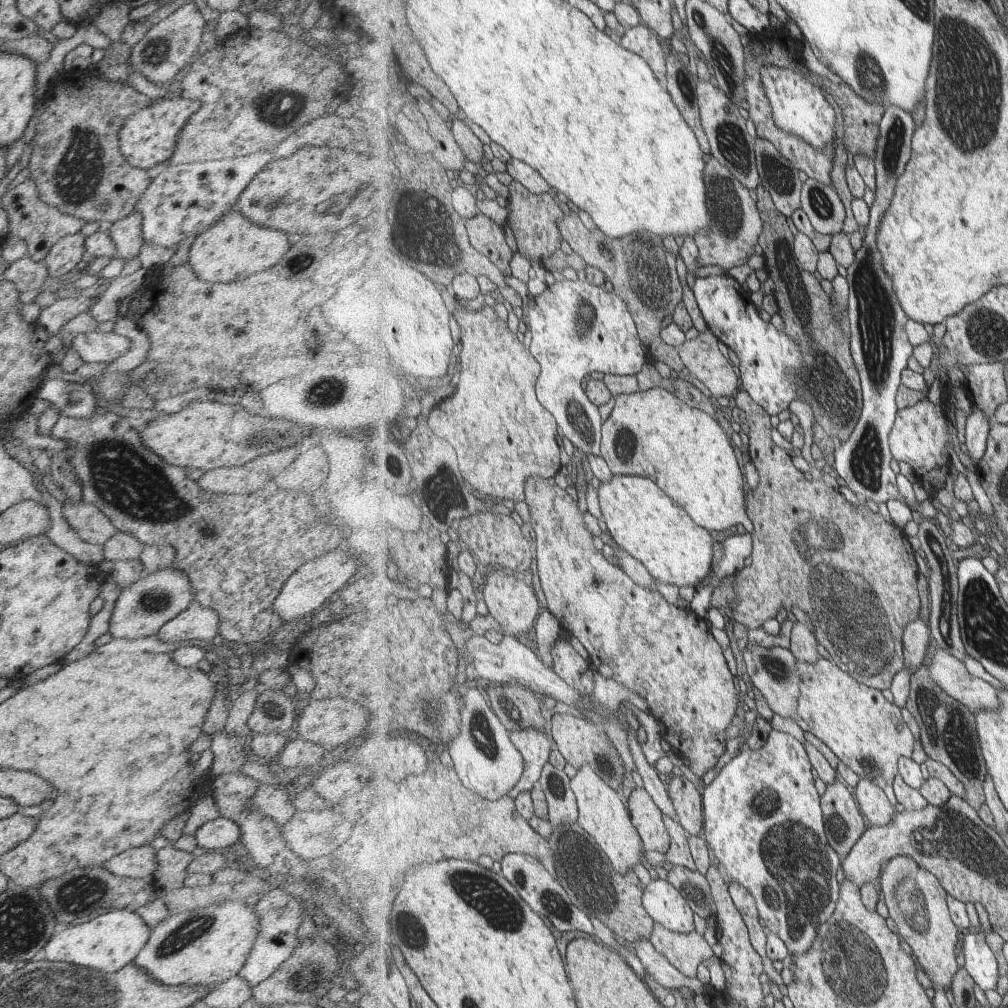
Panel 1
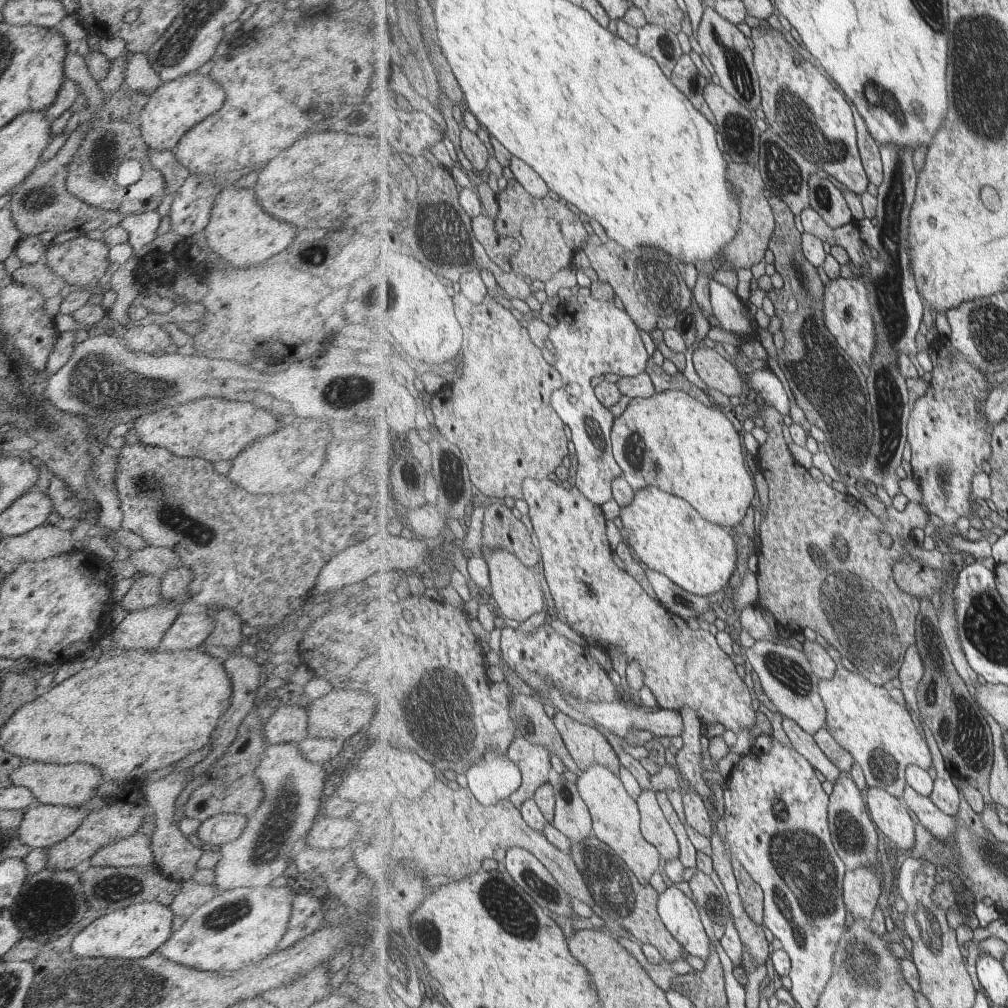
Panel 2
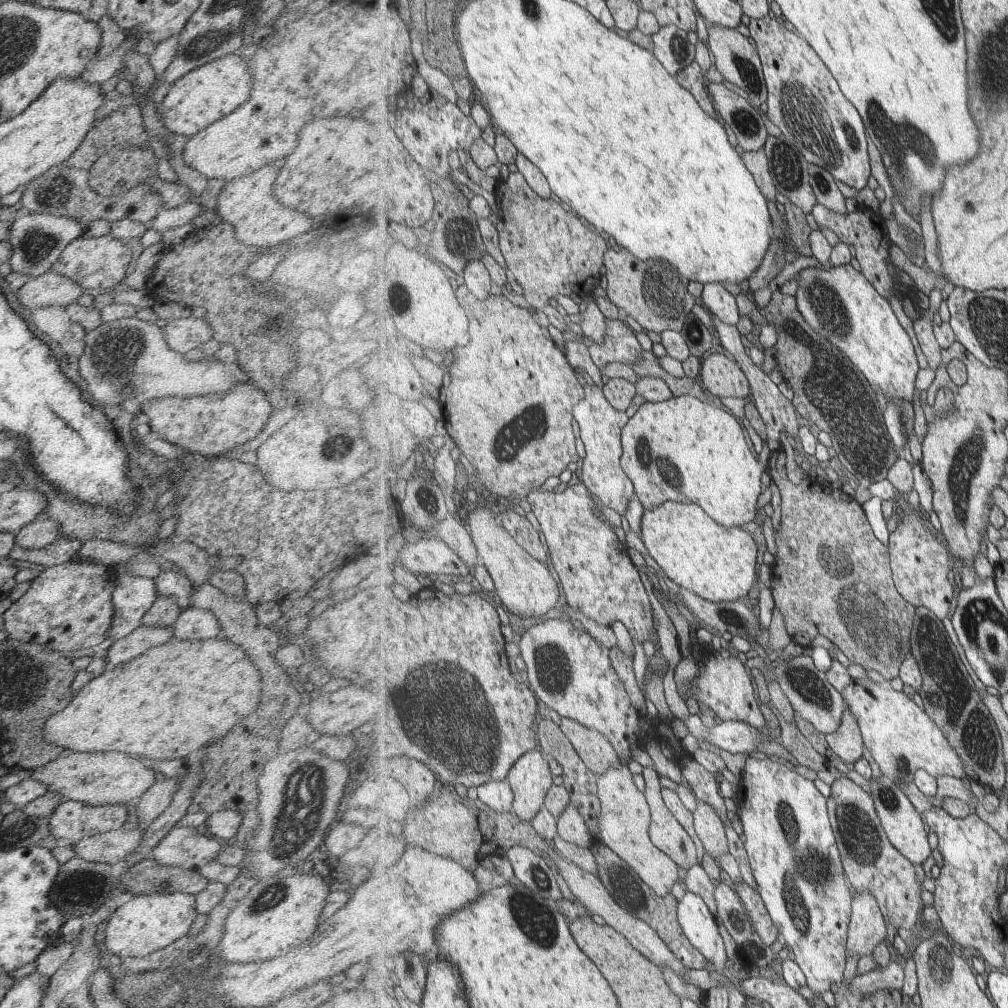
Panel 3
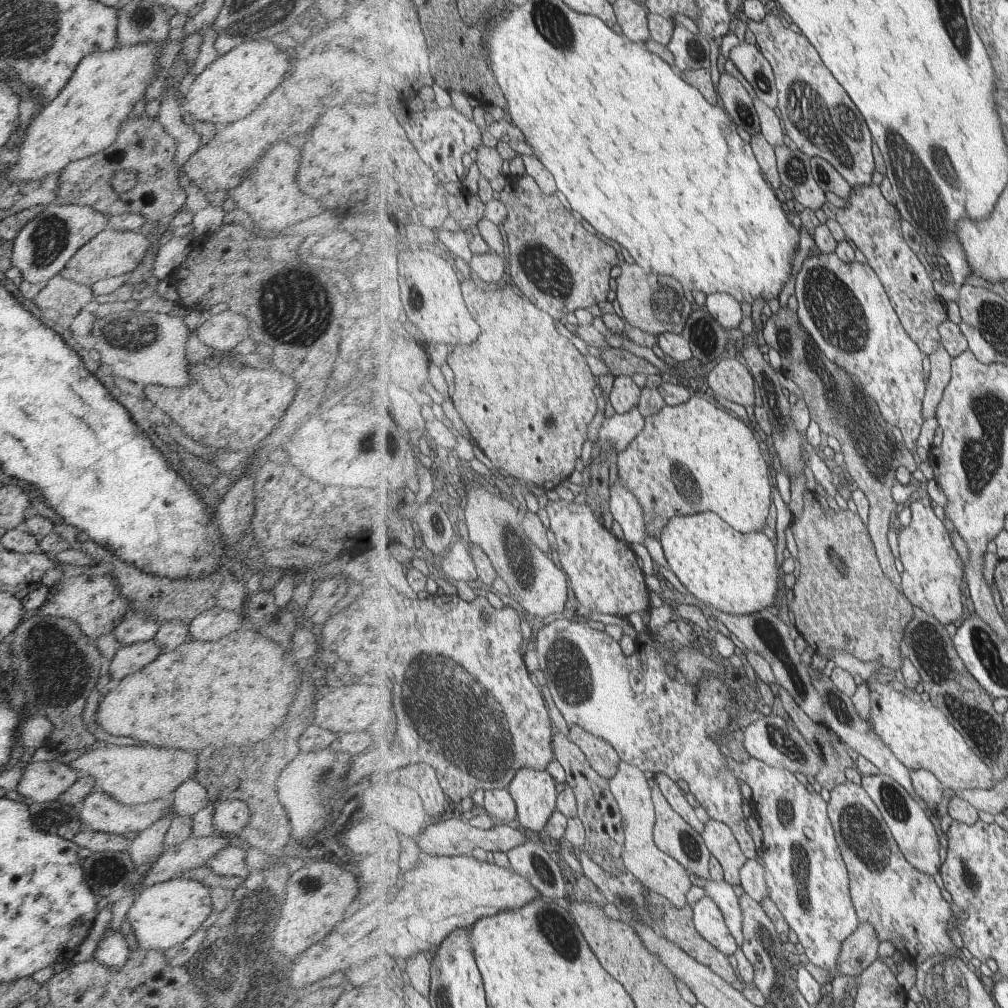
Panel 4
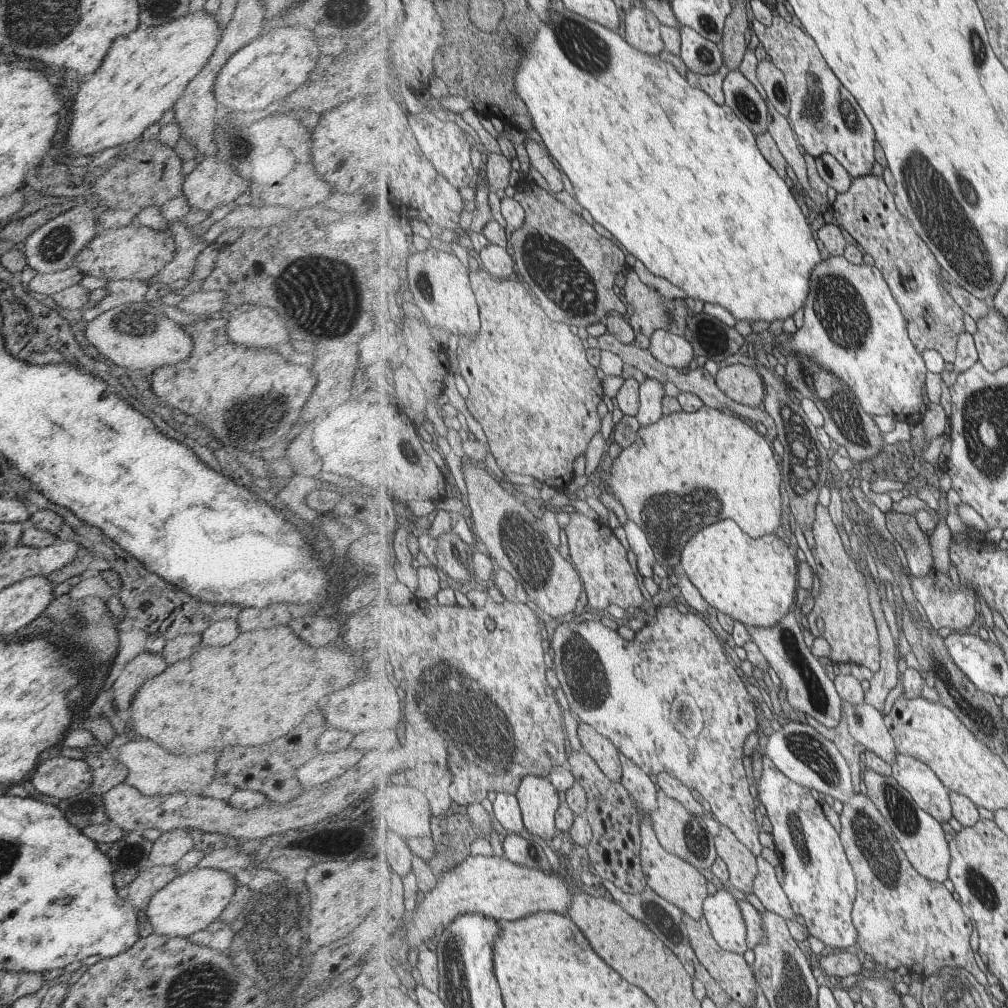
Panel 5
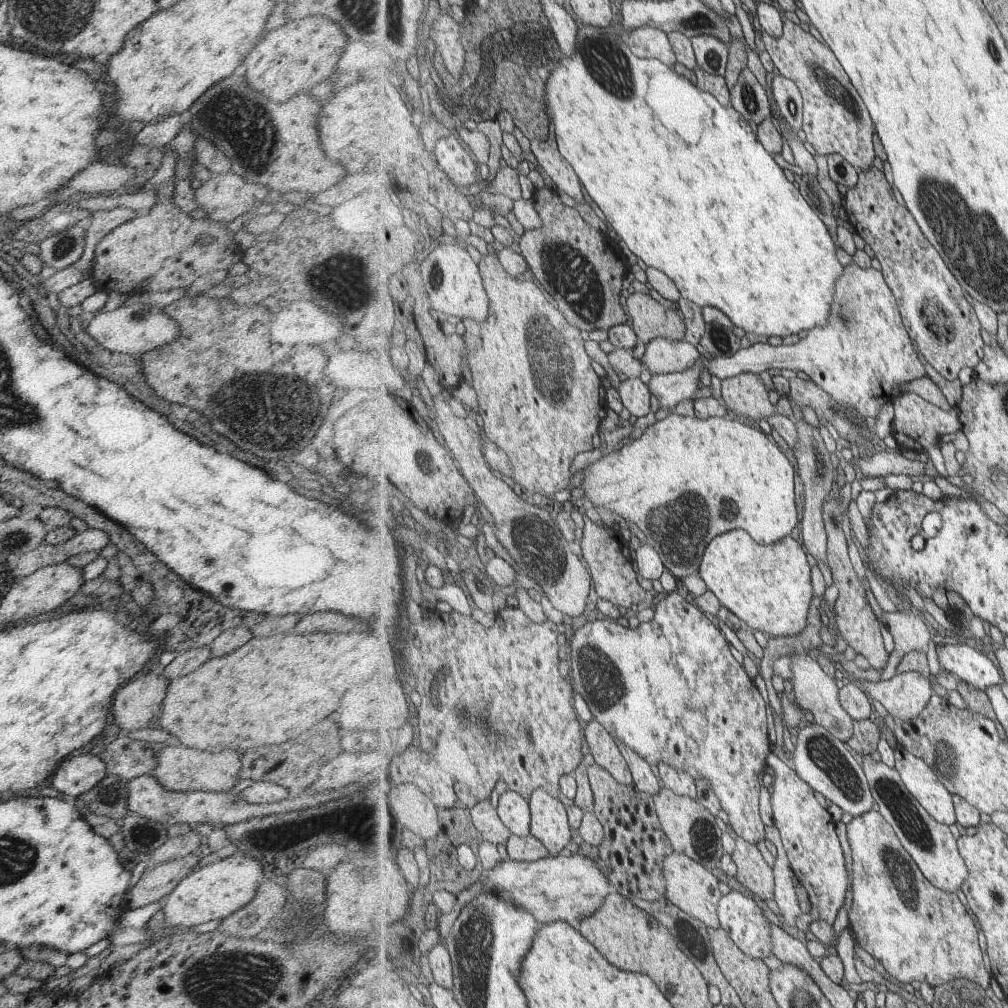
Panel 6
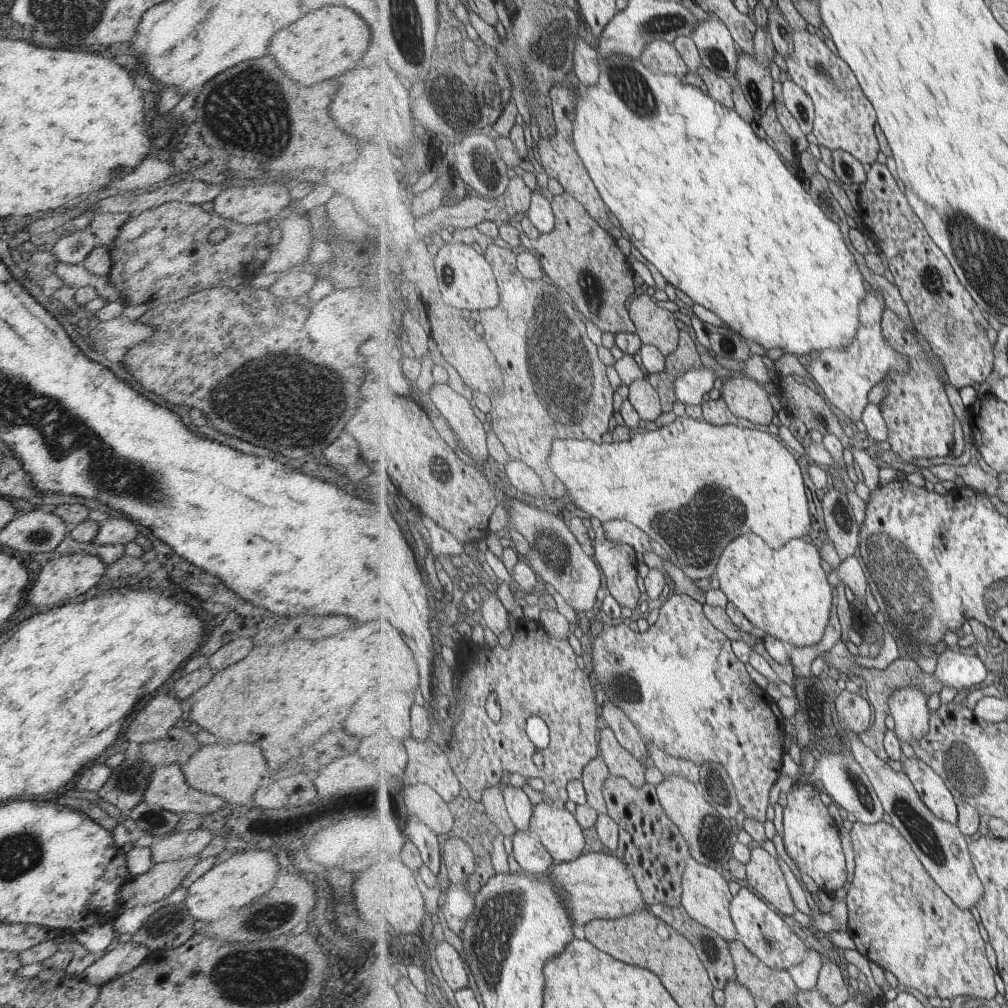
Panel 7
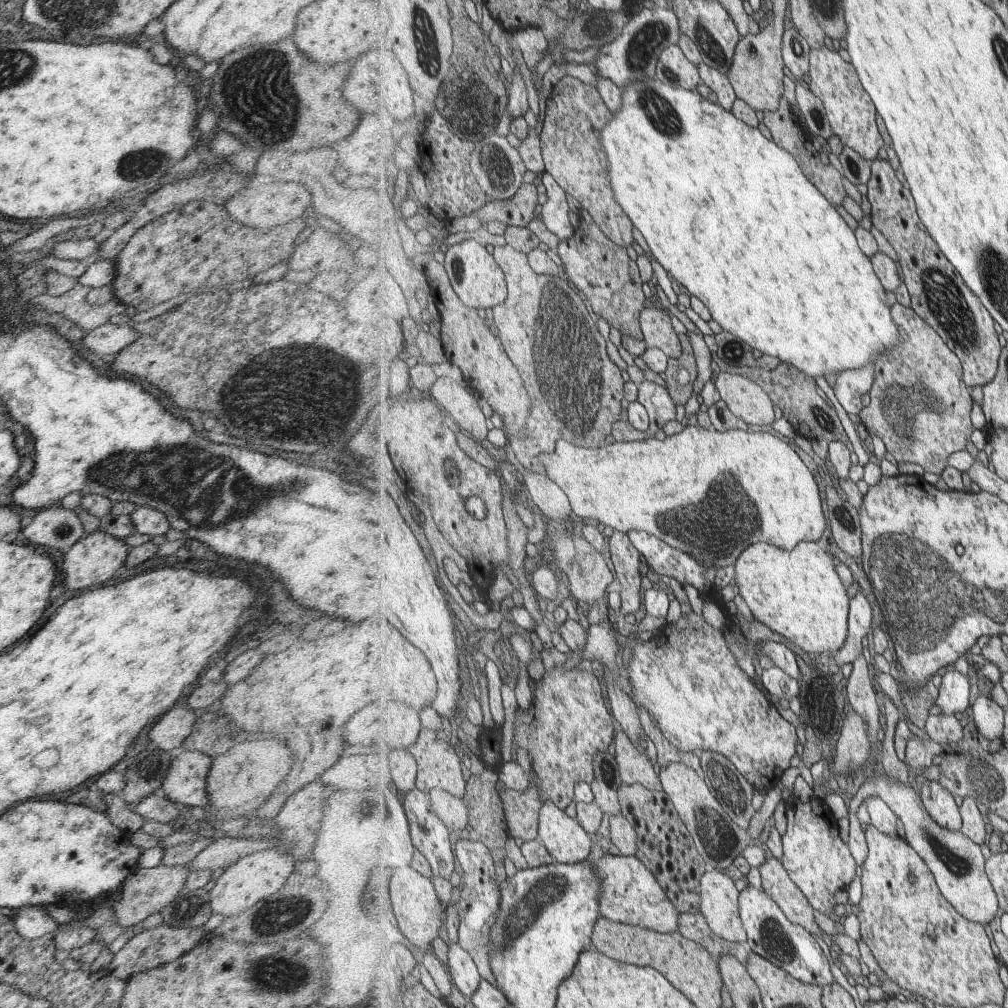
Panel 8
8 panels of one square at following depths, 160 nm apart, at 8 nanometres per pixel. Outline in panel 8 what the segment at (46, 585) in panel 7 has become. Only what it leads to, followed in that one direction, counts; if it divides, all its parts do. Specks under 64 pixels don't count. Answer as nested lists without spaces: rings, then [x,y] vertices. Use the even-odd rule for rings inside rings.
[[[99,528],[90,534],[79,539],[65,554],[62,566],[58,566],[58,576],[62,576],[61,581],[64,586],[71,590],[87,590],[91,586],[109,581],[117,571],[120,571],[126,559],[129,547],[123,539],[110,535]],[[62,567],[62,570],[61,570]],[[64,577],[64,578],[63,578]]]

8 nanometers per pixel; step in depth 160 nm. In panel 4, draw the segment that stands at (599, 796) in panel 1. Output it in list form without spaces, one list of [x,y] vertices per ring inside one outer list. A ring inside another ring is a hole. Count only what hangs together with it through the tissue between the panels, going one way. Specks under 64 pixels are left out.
[[[624,761],[620,764],[617,775],[609,779],[611,792],[619,804],[623,826],[625,826],[625,850],[623,850],[622,858],[625,858],[623,862],[626,869],[637,876],[647,889],[665,897],[673,906],[681,909],[687,904],[687,894],[693,888],[693,882],[687,868],[669,854],[662,852],[655,843],[655,806],[653,806],[649,781],[637,766],[631,766]]]

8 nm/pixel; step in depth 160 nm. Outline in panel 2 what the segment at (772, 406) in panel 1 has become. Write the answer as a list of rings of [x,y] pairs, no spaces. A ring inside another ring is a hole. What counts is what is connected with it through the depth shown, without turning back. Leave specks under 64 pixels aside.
[[[709,280],[711,306],[713,306],[714,324],[720,328],[746,336],[747,340],[753,337],[753,326],[749,322],[749,312],[746,304],[739,300],[735,292],[727,286],[719,284],[717,280]],[[769,368],[761,372],[756,370],[755,372],[747,371],[747,373],[747,383],[752,393],[763,396],[773,408],[777,408],[783,414],[791,410],[790,395],[787,394],[783,382]]]

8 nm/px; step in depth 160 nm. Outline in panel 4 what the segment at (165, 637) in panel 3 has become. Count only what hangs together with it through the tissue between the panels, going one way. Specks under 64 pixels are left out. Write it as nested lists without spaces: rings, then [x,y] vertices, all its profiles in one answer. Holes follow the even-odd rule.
[[[152,640],[124,645],[108,662],[108,672],[115,680],[121,680],[123,676],[141,670],[145,664],[155,660],[157,654],[159,654],[159,647]]]

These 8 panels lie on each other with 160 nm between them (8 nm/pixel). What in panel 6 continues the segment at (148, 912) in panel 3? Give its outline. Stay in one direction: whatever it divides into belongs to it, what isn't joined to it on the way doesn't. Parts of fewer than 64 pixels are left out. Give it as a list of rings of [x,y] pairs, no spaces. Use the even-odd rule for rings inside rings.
[[[239,852],[222,854],[214,863],[209,863],[180,880],[165,896],[161,908],[164,920],[167,925],[182,931],[209,920],[221,920],[245,906],[255,896],[256,888],[265,877],[258,860]]]

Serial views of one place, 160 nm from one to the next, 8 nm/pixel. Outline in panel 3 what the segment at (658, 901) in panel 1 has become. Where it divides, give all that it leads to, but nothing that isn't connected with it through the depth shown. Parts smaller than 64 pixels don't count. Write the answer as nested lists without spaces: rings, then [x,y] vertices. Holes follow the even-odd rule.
[[[687,891],[679,900],[678,919],[689,940],[714,964],[715,971],[728,974],[727,950],[719,932],[719,921],[702,896]]]

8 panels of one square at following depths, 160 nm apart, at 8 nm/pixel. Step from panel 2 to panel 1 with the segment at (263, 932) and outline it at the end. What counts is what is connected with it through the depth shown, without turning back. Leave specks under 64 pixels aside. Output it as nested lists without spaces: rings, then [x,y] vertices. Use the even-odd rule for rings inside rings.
[[[242,900],[221,901],[200,909],[173,913],[151,930],[145,946],[131,963],[146,970],[162,985],[201,989],[203,986],[218,986],[239,974],[258,937],[258,925],[254,906]]]

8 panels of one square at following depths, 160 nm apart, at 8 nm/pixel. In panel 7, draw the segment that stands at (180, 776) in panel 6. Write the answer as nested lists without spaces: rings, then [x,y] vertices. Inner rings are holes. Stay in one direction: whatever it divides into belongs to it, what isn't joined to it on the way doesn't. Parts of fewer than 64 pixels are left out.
[[[208,744],[188,758],[181,767],[186,783],[195,790],[223,798],[227,804],[251,802],[256,788],[267,774],[267,765],[257,744]]]

